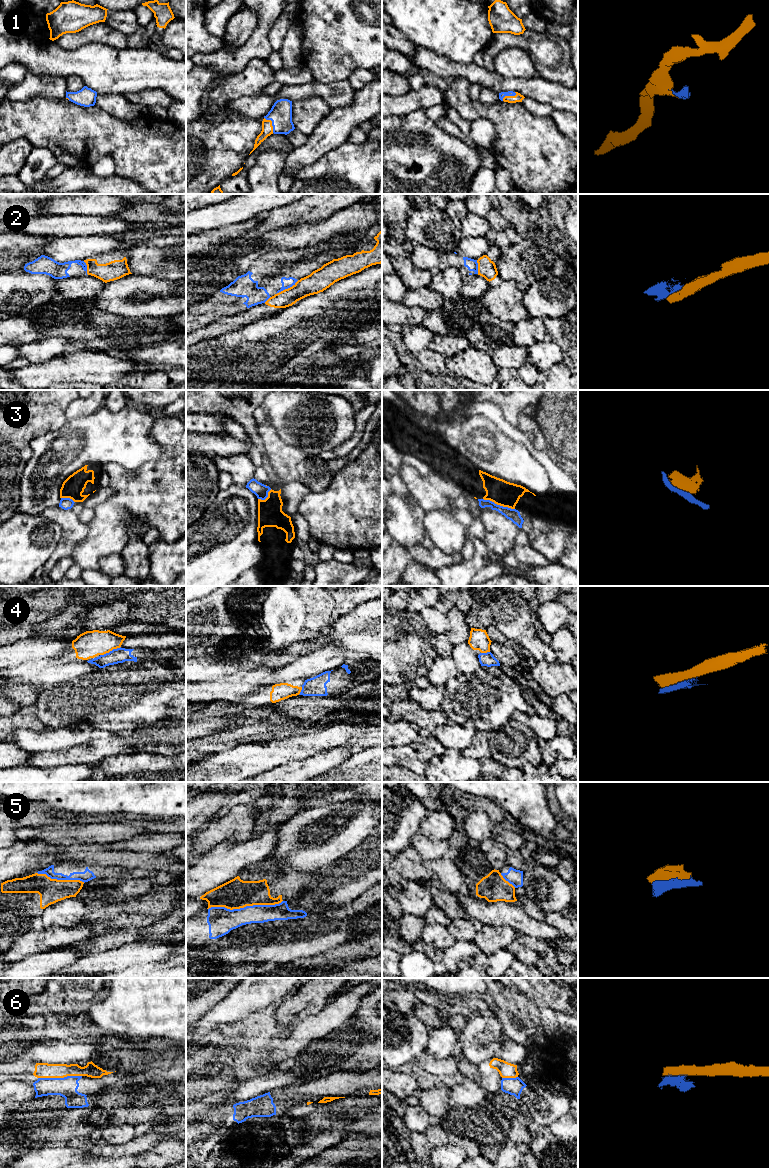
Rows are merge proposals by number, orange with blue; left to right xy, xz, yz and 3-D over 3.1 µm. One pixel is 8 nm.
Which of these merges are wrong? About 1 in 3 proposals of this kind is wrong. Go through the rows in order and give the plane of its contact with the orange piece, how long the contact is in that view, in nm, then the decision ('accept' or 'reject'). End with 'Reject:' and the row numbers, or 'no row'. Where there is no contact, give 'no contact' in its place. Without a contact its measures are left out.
1: meets orange in xz; contact 150 nm long; accept
2: meets orange in xz; contact 220 nm long; reject
3: meets orange in yz; contact 280 nm long; reject
4: meets orange in xy; contact 180 nm long; reject
5: meets orange in xz; contact 600 nm long; reject
6: meets orange in xy; contact 360 nm long; reject
Reject: 2, 3, 4, 5, 6

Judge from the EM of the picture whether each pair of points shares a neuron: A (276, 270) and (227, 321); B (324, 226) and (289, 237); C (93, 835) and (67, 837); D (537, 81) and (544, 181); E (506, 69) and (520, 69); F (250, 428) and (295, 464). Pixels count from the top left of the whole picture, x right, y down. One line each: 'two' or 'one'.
A: two
B: one
C: one
D: two
E: one
F: two

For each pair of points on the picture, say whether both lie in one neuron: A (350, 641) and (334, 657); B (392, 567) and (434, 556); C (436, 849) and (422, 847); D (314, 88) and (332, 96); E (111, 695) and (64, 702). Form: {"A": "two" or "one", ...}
{"A": "two", "B": "one", "C": "one", "D": "one", "E": "one"}

